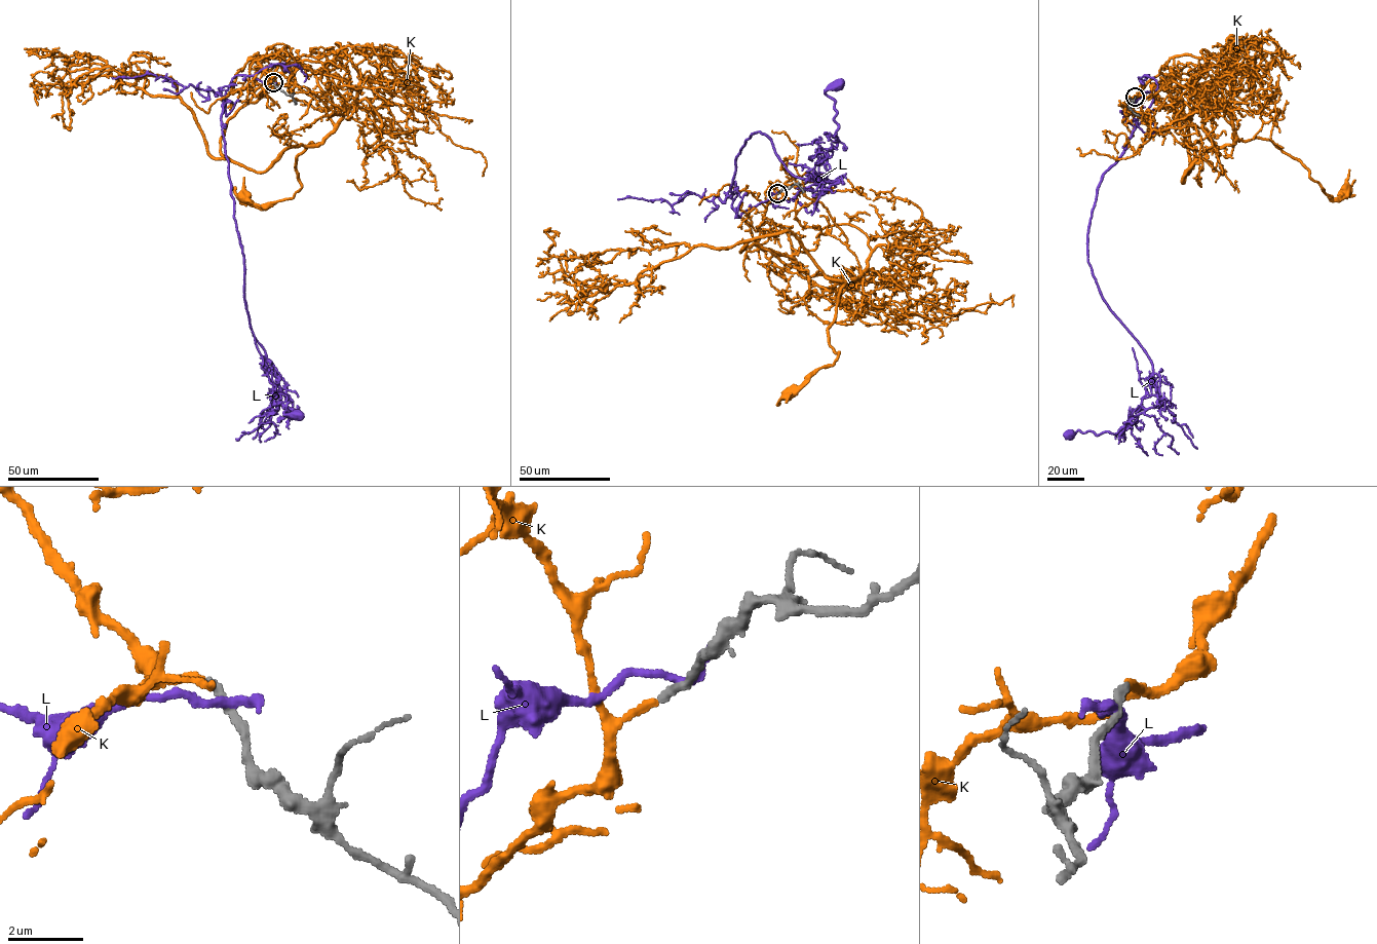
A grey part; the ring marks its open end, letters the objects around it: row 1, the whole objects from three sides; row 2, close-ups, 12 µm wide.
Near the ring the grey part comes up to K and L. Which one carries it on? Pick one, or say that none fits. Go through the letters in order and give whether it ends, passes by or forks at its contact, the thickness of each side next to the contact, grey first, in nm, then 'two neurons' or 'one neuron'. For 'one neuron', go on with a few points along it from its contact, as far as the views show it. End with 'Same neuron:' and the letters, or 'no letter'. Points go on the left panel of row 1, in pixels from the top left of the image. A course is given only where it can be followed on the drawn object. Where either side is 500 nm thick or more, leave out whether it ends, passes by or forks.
K: it ends; calibres 200 and 200 nm; one neuron; course (273, 82), (258, 62), (285, 47), (316, 78), (334, 130), (297, 157), (291, 198), (264, 209), (244, 196)
L: it ends; calibres 280 and 280 nm; two neurons
Same neuron: K

